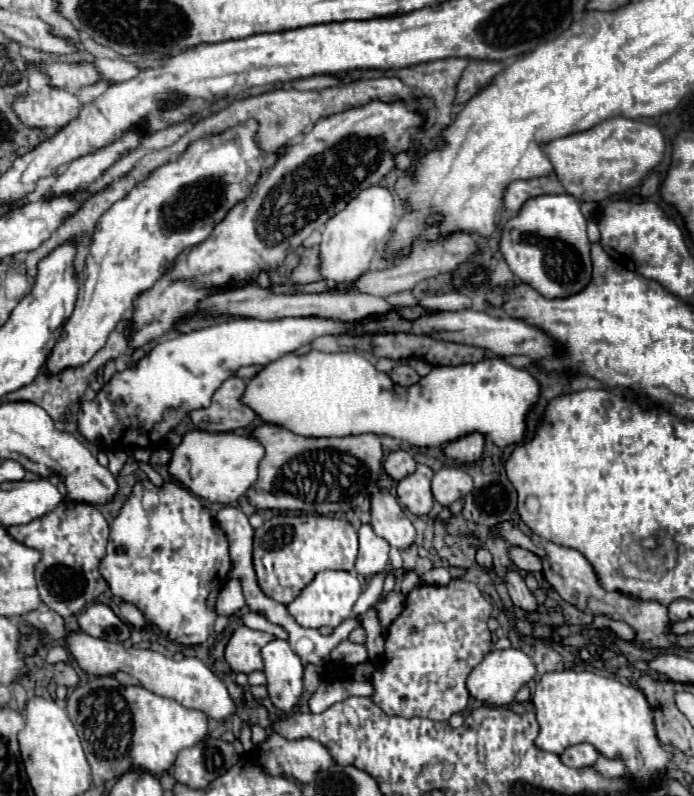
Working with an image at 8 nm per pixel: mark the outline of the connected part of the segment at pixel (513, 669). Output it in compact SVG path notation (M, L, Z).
M508 648L508 650L492 650L468 676L468 690L470 696L476 700L482 700L486 704L504 706L510 704L516 696L516 692L526 686L536 676L536 662L522 650Z

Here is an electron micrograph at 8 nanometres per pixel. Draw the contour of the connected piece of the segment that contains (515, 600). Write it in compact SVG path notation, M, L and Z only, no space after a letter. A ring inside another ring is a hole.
M510 572L506 576L506 580L508 580L508 594L510 594L512 604L522 608L522 610L526 610L526 612L536 612L538 610L538 602L532 596L532 592L526 588L524 578L518 572Z

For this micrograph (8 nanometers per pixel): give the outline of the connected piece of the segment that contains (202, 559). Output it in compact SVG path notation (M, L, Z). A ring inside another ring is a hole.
M144 480L132 488L132 496L110 526L106 556L100 562L100 574L106 578L112 594L124 602L138 606L142 612L146 612L144 616L148 622L156 624L164 634L184 646L202 644L204 640L208 640L208 636L212 636L216 612L212 608L206 608L206 596L212 588L222 588L226 584L228 572L230 558L228 538L224 530L220 528L220 524L216 524L210 508L206 508L198 496L194 496L174 480L164 482L162 486L154 486L150 480ZM144 490L154 490L158 494L158 504L150 510L146 510L146 506L142 504Z

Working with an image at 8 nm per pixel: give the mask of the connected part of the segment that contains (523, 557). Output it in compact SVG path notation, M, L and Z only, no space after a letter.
M508 548L508 556L512 560L512 564L522 570L522 572L540 572L542 570L542 564L540 564L540 558L528 550L522 550L522 548Z

